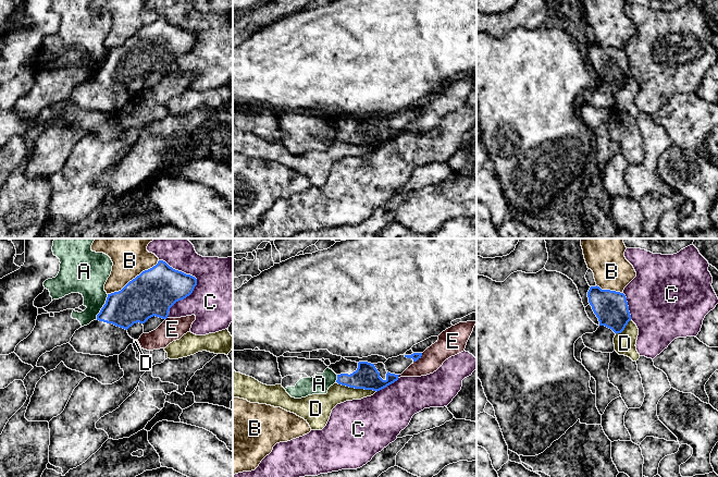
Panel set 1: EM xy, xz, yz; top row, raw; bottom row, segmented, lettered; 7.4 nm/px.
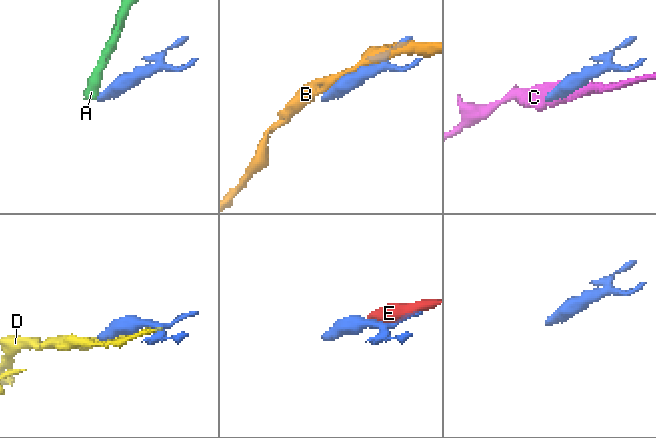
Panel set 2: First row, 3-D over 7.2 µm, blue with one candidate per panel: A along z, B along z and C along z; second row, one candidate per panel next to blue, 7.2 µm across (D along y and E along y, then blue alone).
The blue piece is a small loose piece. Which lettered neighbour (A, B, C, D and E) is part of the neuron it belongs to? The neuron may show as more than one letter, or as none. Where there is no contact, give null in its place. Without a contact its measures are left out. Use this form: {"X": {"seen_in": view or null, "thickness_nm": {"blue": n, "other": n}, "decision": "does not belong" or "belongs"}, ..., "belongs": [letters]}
{"A": {"seen_in": "xy", "thickness_nm": {"blue": 300, "other": 280}, "decision": "does not belong"}, "B": {"seen_in": "xy", "thickness_nm": {"blue": 340, "other": 240}, "decision": "does not belong"}, "C": {"seen_in": "xy", "thickness_nm": {"blue": 300, "other": 460}, "decision": "does not belong"}, "D": {"seen_in": "xz", "thickness_nm": {"blue": 180, "other": 140}, "decision": "does not belong"}, "E": {"seen_in": "xz", "thickness_nm": {"blue": 60, "other": 180}, "decision": "does not belong"}, "belongs": []}

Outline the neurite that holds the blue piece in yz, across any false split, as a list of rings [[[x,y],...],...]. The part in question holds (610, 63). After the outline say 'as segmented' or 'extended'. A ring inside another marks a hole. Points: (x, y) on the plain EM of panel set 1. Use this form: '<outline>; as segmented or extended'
[[[591,42],[587,48],[589,59],[599,77],[593,89],[582,91],[586,103],[602,109],[615,107],[614,94],[621,89],[631,76],[627,53],[623,49]]]; extended

